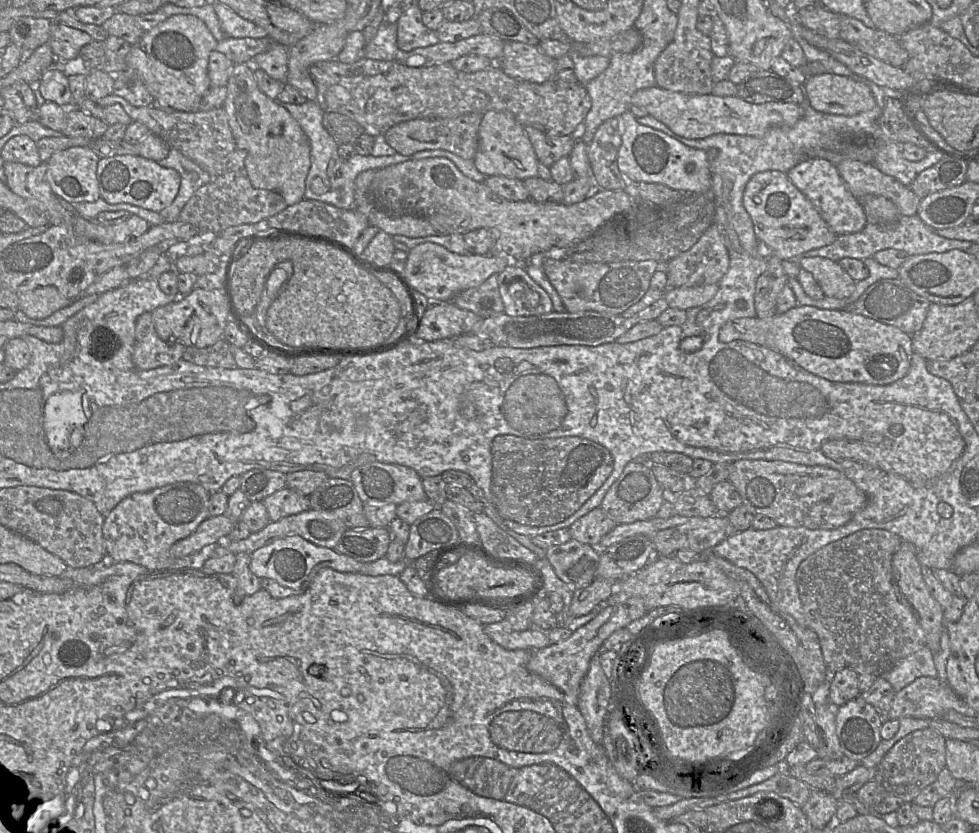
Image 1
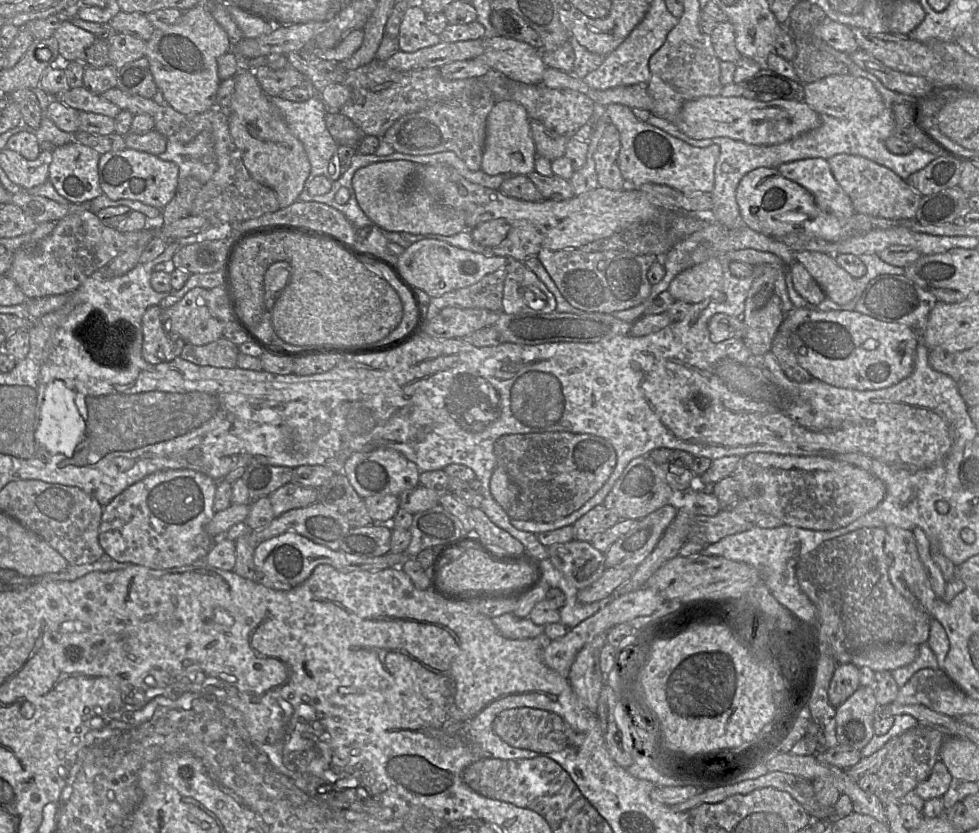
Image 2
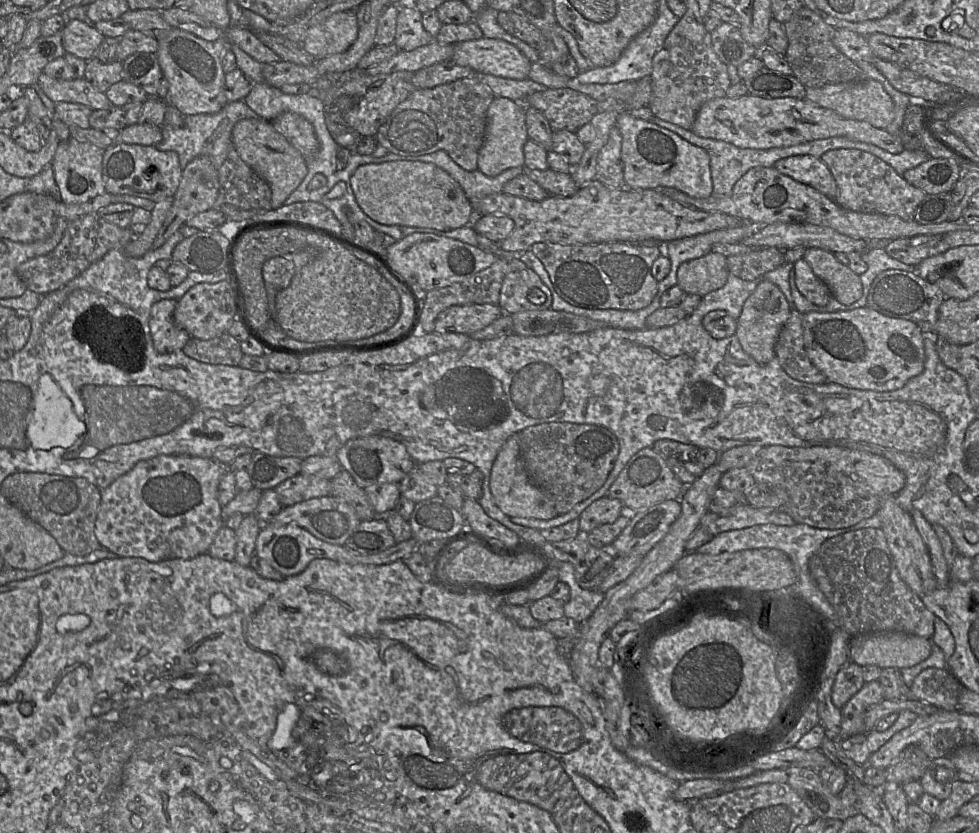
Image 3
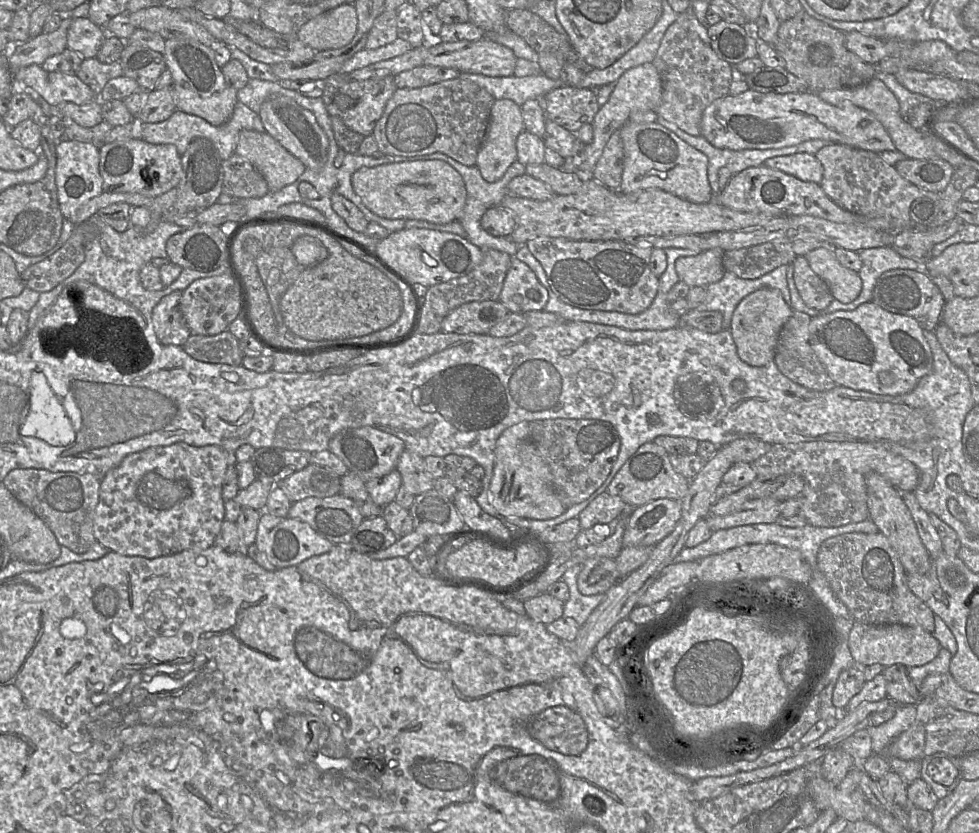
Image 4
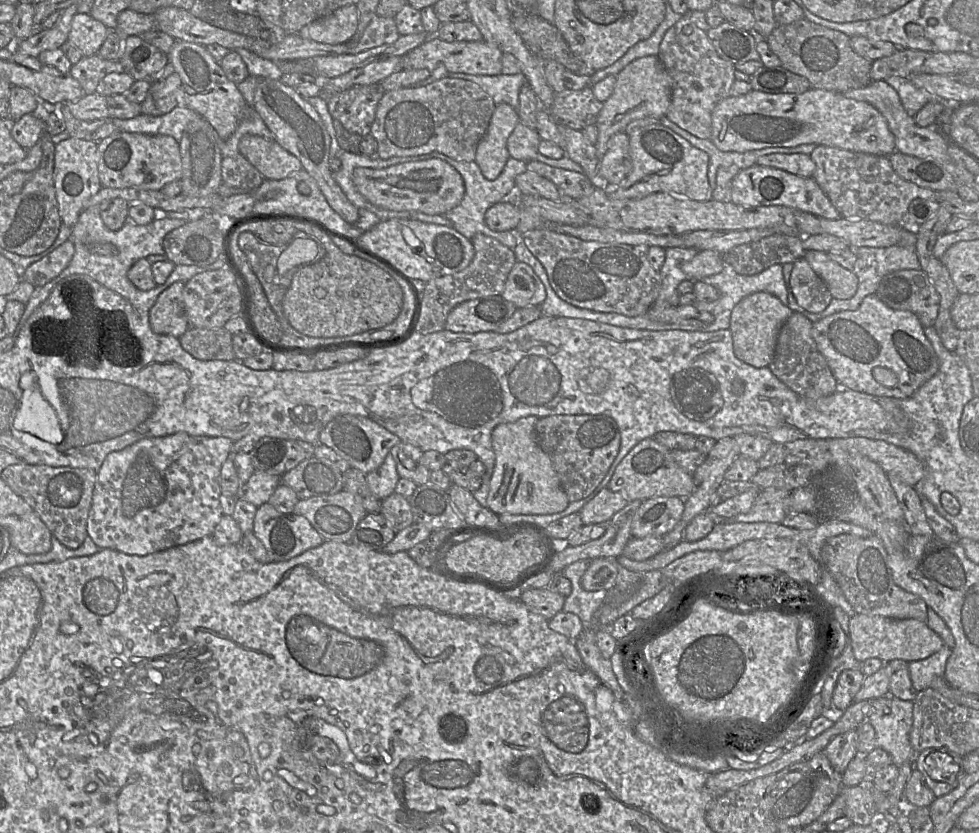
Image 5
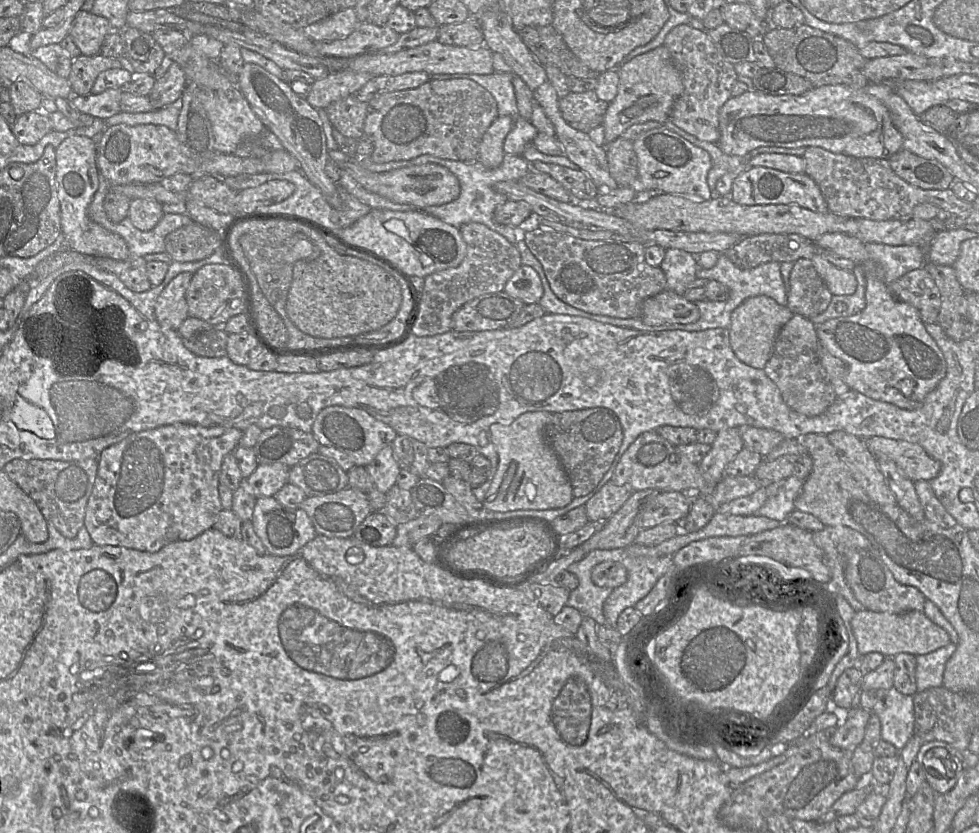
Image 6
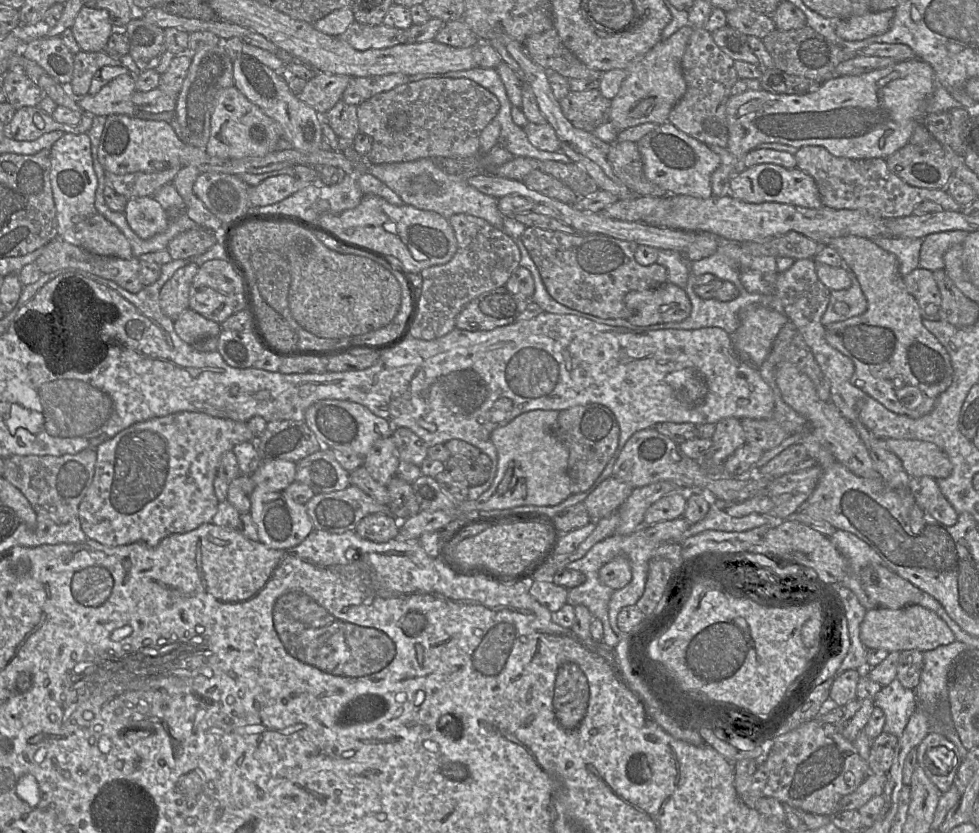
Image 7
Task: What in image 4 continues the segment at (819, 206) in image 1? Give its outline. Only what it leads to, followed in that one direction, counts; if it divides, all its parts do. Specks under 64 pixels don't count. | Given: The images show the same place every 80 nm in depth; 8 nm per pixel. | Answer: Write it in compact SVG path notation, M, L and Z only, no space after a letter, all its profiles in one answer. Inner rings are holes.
M796 153L788 156L769 158L765 161L764 165L792 175L804 182L820 184L823 178L821 162L815 155L808 153Z

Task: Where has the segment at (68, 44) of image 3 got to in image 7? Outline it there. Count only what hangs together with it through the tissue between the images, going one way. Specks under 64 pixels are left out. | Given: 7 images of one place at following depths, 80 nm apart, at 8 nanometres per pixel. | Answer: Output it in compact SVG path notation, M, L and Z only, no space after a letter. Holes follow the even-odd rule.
M84 5L78 12L71 30L80 50L99 52L104 50L115 27L107 10Z

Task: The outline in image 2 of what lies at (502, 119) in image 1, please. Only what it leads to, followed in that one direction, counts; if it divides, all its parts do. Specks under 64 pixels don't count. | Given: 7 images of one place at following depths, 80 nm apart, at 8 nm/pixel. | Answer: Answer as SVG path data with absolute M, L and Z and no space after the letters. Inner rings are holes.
M510 100L495 102L486 120L486 139L481 170L490 176L498 174L528 175L535 171L535 145L530 134L525 108Z

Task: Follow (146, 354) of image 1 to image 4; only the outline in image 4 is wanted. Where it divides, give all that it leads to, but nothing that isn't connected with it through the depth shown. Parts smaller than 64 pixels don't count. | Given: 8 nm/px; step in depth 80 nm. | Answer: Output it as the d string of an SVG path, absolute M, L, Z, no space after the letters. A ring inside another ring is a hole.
M173 291L153 309L154 332L162 344L182 346L192 334L180 310L181 295L182 291Z

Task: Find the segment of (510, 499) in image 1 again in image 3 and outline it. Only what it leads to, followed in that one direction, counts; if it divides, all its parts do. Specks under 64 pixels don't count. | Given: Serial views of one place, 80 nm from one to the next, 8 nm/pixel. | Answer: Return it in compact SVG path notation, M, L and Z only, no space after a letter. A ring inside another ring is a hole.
M543 423L517 434L521 459L530 481L554 502L559 515L568 513L604 485L620 452L617 437L609 429L594 424Z

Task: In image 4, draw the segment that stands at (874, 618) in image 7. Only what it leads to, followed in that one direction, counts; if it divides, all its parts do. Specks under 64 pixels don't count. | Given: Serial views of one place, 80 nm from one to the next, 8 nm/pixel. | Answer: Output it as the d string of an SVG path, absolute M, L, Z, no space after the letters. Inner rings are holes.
M854 622L849 634L850 653L856 665L881 664L884 667L902 664L906 667L923 665L936 657L940 642L921 627L901 624L869 625Z

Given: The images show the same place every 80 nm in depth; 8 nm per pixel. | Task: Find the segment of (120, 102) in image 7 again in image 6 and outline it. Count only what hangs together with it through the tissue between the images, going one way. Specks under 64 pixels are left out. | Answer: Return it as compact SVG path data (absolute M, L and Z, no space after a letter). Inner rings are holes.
M107 89L100 94L72 95L69 99L71 106L76 110L106 120L121 112L122 91L123 89Z

